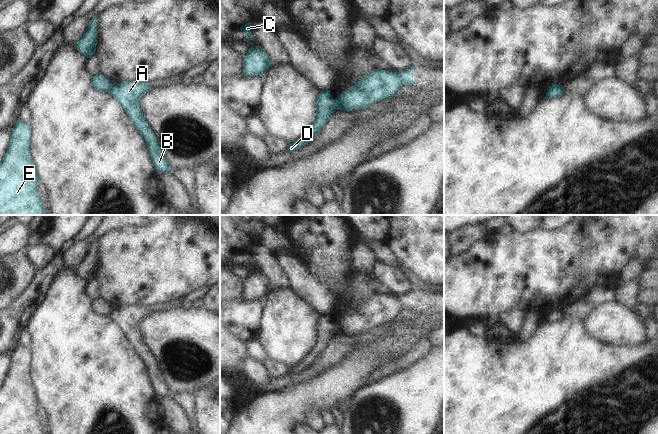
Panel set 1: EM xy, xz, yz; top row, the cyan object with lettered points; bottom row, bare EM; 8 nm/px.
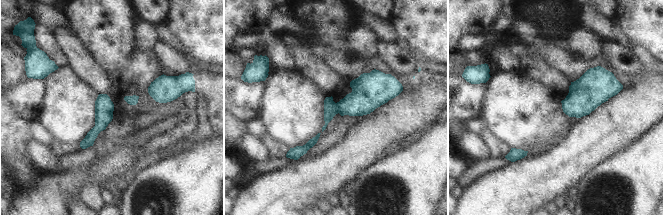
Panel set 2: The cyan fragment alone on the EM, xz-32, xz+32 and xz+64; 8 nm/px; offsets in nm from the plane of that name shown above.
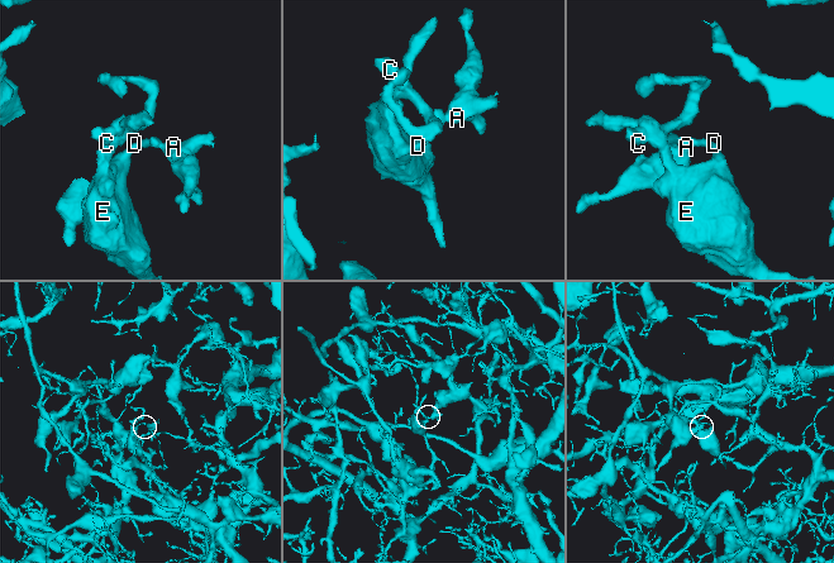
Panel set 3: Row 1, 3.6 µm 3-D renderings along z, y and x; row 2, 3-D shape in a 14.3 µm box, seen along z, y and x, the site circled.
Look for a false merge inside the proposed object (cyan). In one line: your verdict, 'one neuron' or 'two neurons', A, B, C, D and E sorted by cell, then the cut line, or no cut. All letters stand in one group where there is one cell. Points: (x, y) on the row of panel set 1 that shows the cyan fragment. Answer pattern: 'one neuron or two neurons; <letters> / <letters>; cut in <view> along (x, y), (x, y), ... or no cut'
two neurons; A B / C D E; cut in xz along (334, 100), (337, 109)

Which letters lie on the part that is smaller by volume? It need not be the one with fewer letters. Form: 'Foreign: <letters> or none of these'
Foreign: A, B

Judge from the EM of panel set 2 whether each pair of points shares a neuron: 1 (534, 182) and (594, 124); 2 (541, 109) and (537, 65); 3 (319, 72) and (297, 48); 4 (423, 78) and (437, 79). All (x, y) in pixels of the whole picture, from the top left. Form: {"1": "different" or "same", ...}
{"1": "same", "2": "different", "3": "same", "4": "same"}

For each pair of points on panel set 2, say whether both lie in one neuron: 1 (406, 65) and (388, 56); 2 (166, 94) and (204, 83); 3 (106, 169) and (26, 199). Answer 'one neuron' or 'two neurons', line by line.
1: one neuron
2: one neuron
3: one neuron

